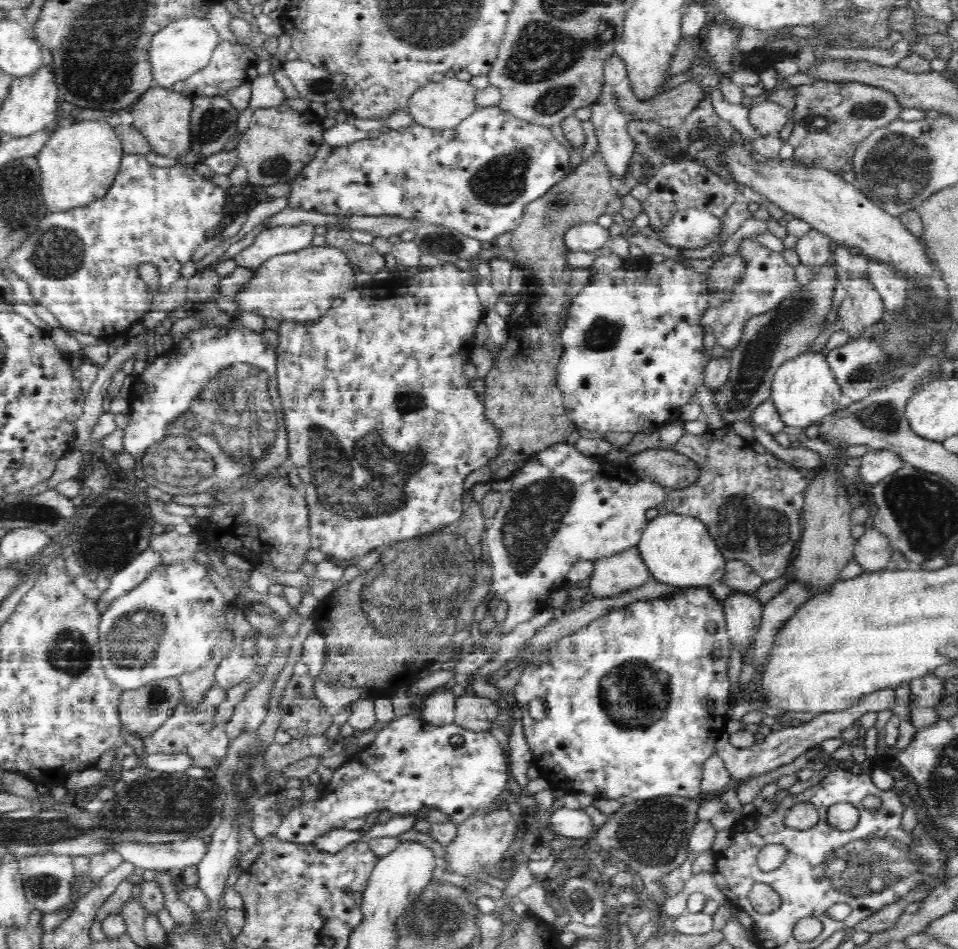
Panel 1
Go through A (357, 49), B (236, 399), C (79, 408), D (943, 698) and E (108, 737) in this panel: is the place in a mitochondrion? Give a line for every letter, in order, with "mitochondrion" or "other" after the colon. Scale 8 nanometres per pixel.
A: mitochondrion
B: mitochondrion
C: other
D: other
E: other

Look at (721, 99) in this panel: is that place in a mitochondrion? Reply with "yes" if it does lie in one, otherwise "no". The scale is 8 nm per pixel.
no

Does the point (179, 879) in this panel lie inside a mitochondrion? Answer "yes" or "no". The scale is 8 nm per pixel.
no

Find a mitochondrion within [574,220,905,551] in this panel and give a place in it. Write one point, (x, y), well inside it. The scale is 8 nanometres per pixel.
(758, 352)

